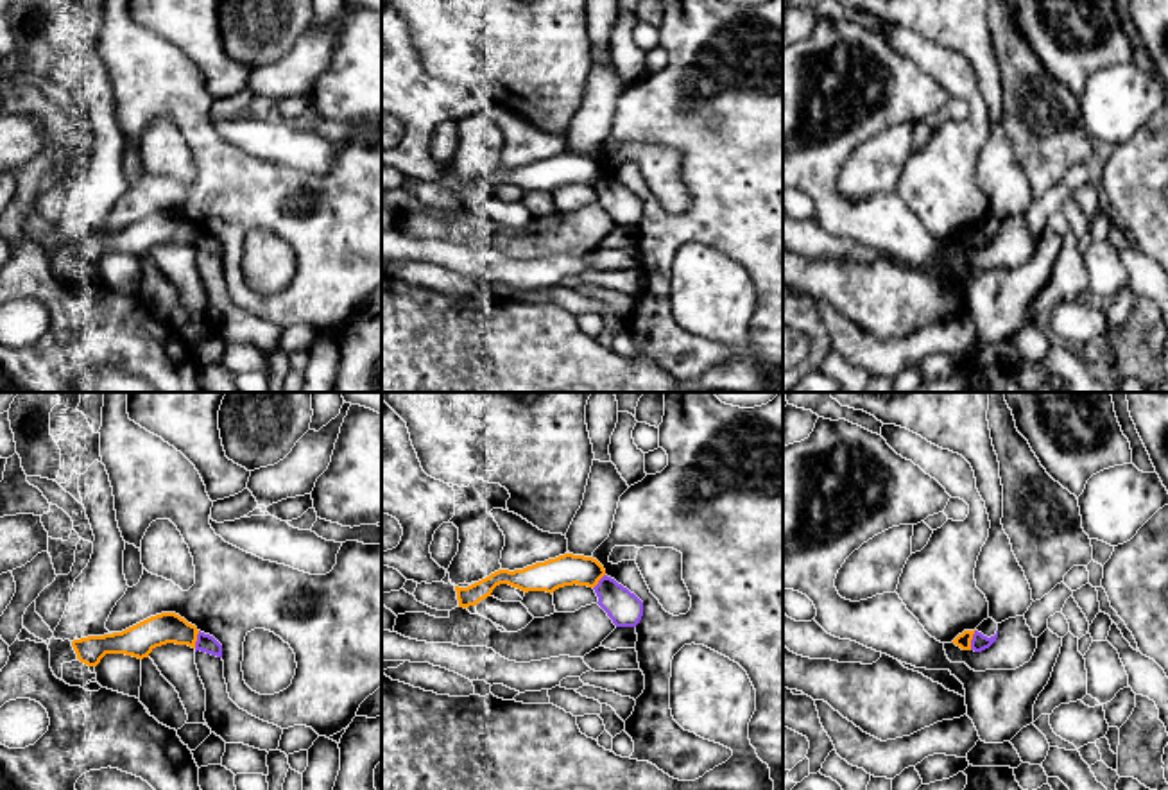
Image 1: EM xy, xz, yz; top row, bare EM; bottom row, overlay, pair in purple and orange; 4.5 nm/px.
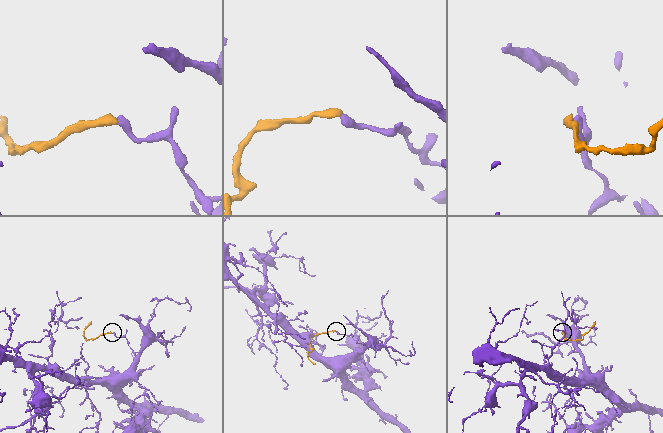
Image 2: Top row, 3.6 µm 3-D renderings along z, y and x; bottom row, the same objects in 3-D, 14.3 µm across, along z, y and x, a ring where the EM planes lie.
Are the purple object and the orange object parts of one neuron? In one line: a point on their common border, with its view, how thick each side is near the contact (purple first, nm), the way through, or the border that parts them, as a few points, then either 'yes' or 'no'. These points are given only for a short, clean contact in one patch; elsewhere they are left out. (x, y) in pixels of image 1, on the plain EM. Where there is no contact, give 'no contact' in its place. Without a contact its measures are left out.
contact yz (971, 239); calibres 70 and 70 nm; border yz (975, 228), (970, 248); no

